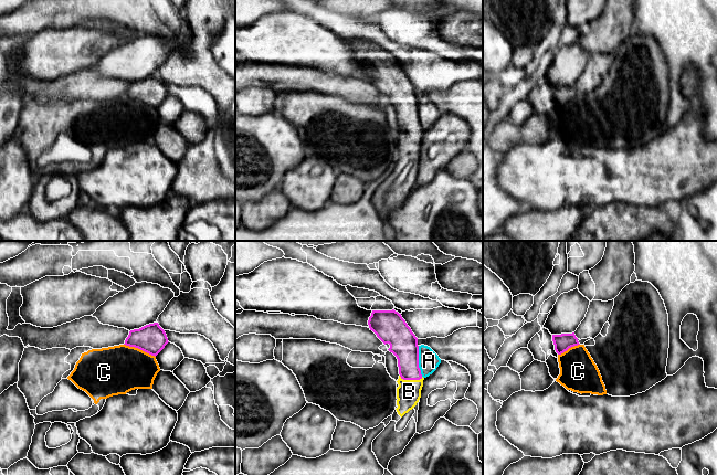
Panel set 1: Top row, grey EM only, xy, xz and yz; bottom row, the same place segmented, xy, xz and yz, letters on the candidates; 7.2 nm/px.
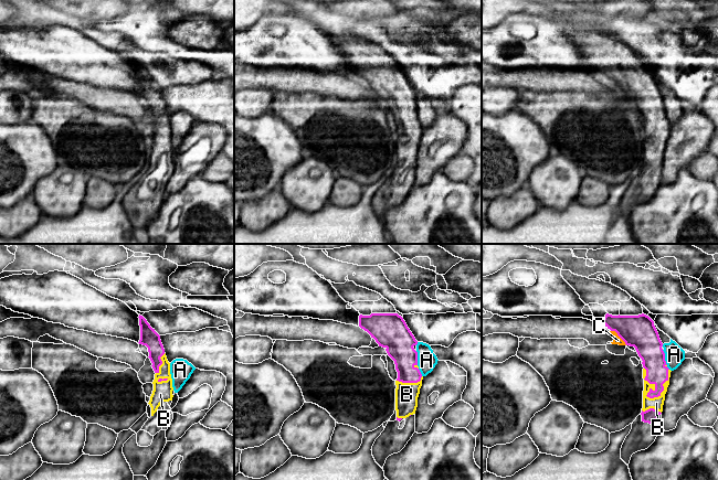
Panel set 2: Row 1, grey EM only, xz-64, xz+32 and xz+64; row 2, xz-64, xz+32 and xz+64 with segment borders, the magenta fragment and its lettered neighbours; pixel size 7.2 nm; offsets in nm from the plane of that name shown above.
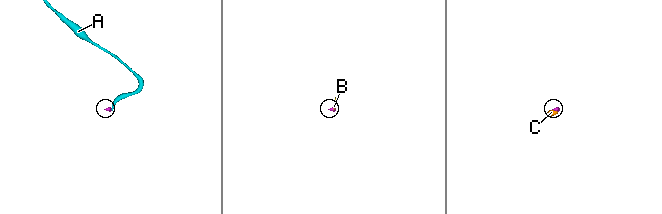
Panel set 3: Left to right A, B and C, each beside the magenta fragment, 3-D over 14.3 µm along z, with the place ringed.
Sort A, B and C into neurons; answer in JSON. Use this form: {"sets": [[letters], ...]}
{"sets": [["A"], ["B"], ["C"]]}

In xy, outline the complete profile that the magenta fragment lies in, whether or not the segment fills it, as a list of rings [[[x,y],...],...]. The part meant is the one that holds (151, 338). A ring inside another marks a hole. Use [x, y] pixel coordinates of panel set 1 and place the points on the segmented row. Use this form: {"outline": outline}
{"outline": [[[154,323],[139,329],[130,330],[124,345],[138,348],[156,357],[168,342],[165,330],[158,323]]]}

